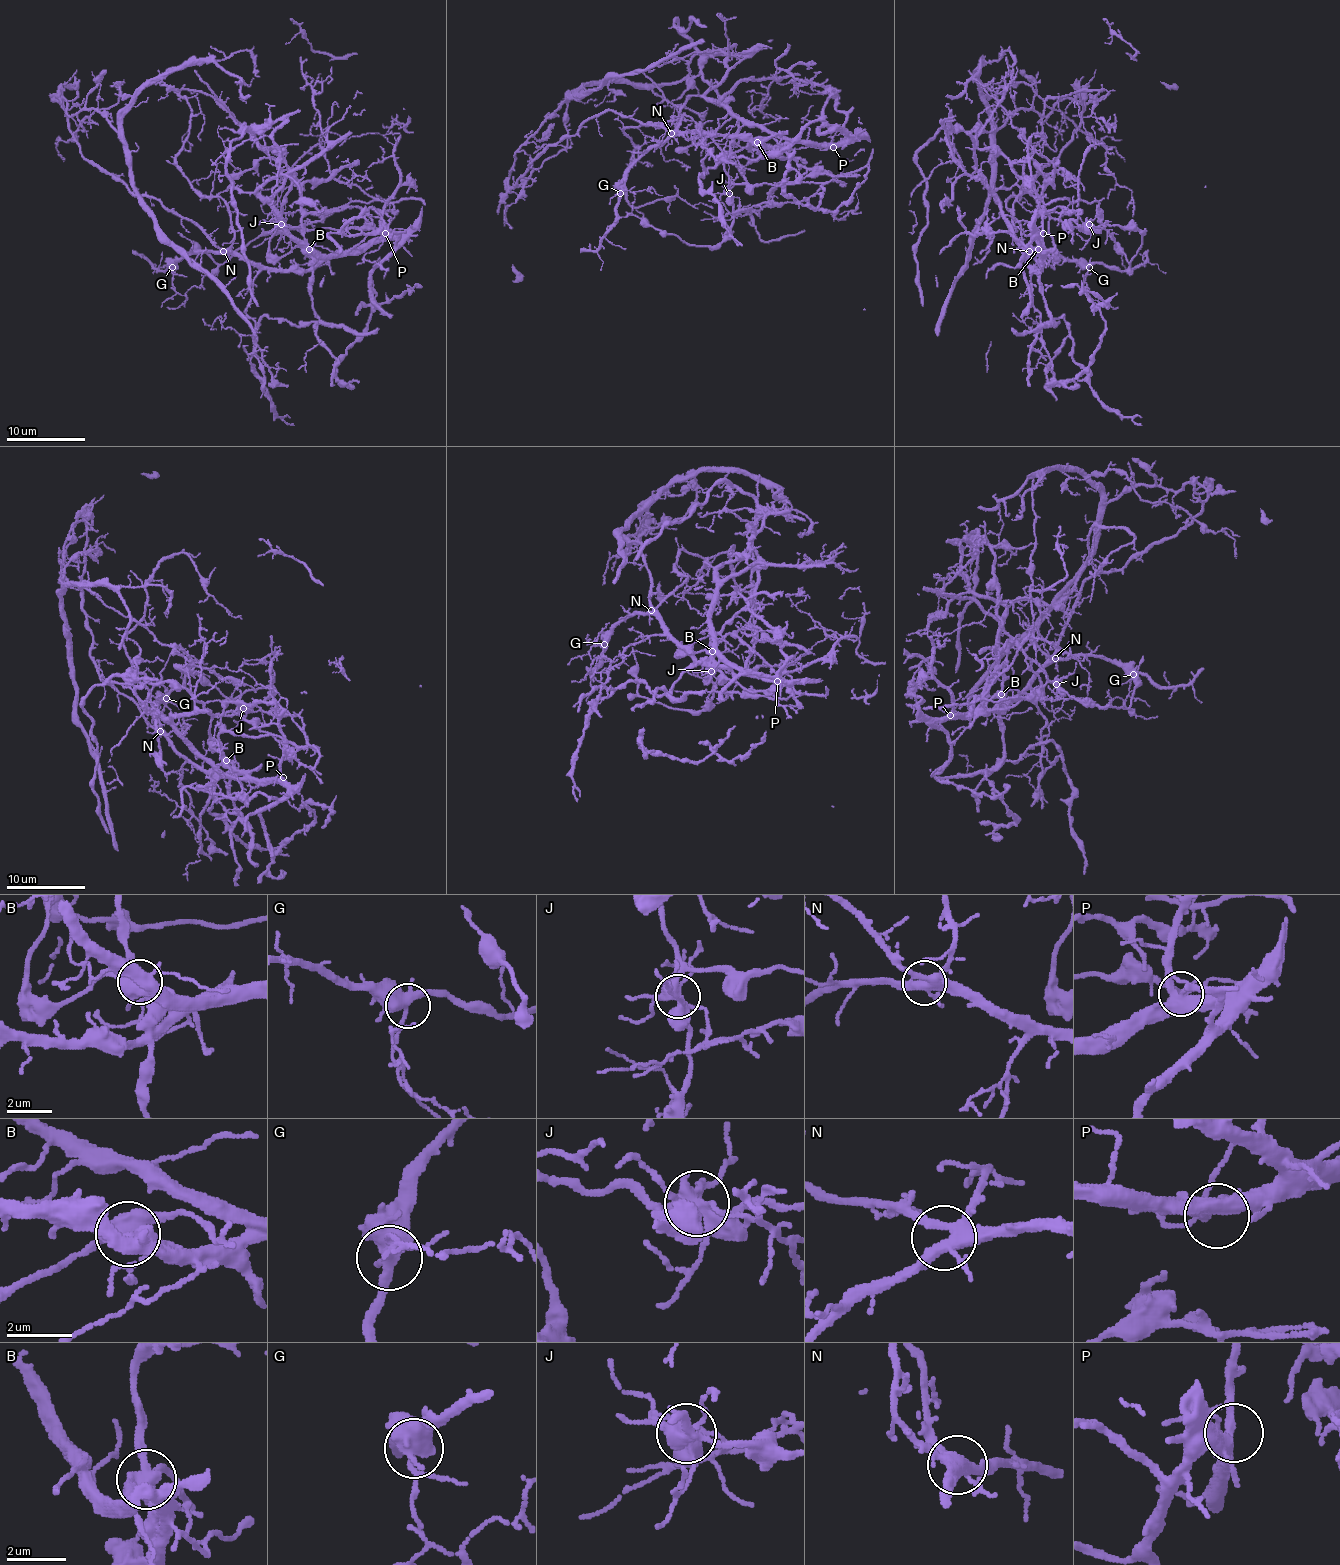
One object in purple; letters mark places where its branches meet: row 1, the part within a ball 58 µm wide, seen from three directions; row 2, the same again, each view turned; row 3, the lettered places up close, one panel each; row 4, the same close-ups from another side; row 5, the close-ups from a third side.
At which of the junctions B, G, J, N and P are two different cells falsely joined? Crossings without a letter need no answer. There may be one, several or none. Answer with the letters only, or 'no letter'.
B, J

